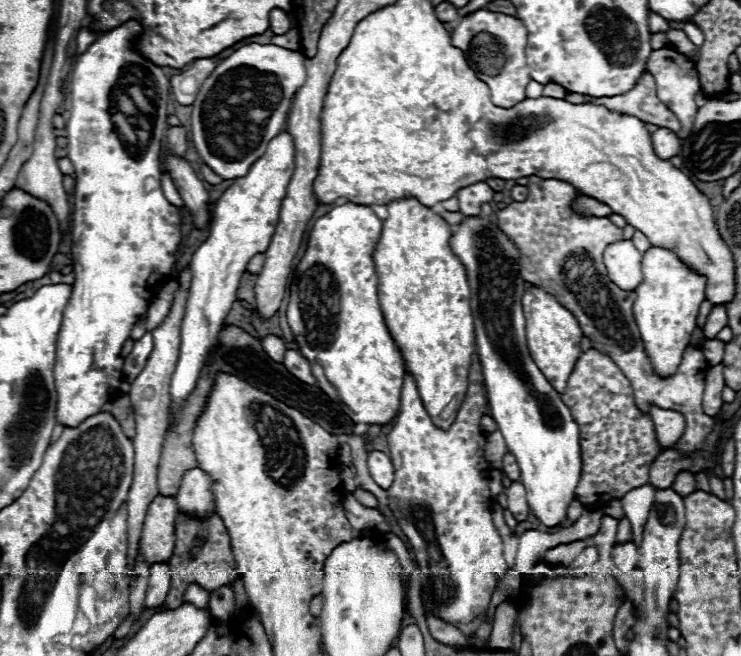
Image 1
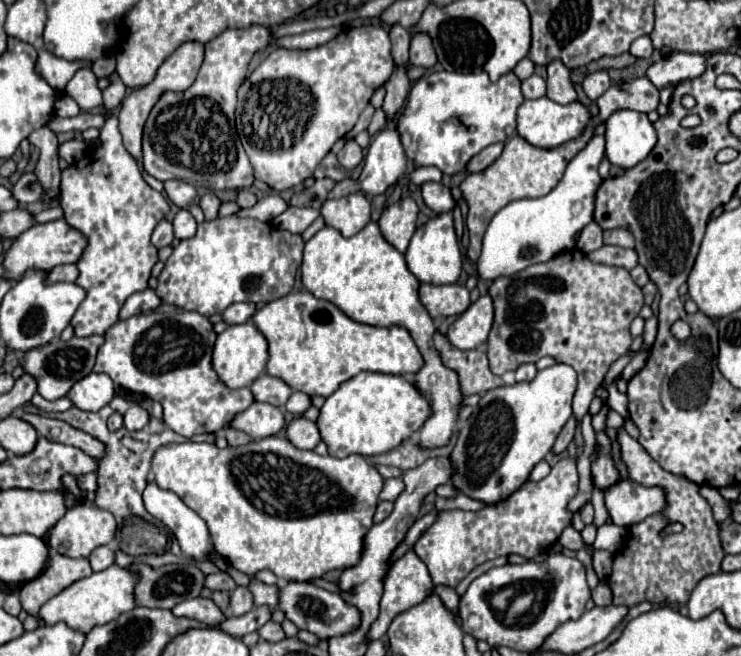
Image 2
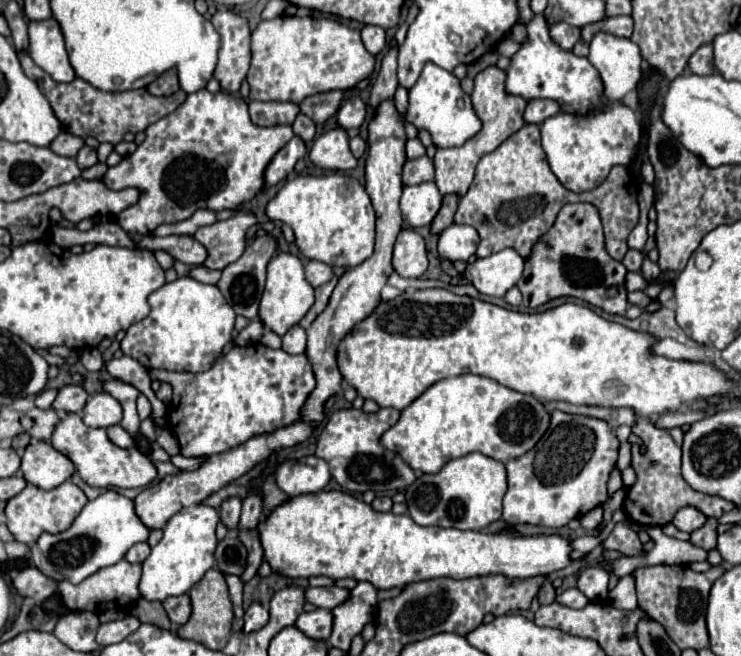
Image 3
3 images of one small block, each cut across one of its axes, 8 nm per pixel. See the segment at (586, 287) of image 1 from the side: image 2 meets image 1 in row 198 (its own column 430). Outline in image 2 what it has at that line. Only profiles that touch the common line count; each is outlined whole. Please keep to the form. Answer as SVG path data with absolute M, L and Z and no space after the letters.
M560 458L558 464L552 468L552 472L538 482L526 482L518 492L508 496L506 500L486 506L478 512L464 512L464 510L444 510L436 514L434 524L420 536L420 540L414 546L414 552L420 556L420 560L428 566L430 576L434 580L434 586L444 584L450 588L456 588L460 580L464 580L478 564L508 556L508 554L520 554L524 558L534 558L538 554L548 552L556 540L560 538L562 530L572 524L572 512L568 510L568 502L578 494L578 472L576 472L576 458Z

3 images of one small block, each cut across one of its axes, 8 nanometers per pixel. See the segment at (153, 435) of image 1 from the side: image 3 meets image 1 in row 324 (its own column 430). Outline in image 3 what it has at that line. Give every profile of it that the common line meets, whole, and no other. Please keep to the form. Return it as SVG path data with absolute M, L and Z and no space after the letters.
M420 156L416 160L408 160L404 164L404 184L422 184L422 182L430 182L434 180L434 164L428 156Z

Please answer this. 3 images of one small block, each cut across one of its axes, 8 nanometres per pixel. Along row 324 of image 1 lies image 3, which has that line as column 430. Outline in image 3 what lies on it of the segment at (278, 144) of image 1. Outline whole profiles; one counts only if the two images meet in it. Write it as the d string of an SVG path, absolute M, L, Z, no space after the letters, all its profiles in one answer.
M434 182L404 186L402 198L400 198L402 218L404 222L408 222L410 228L430 226L430 222L440 210L440 204L442 204L442 194L438 192Z

